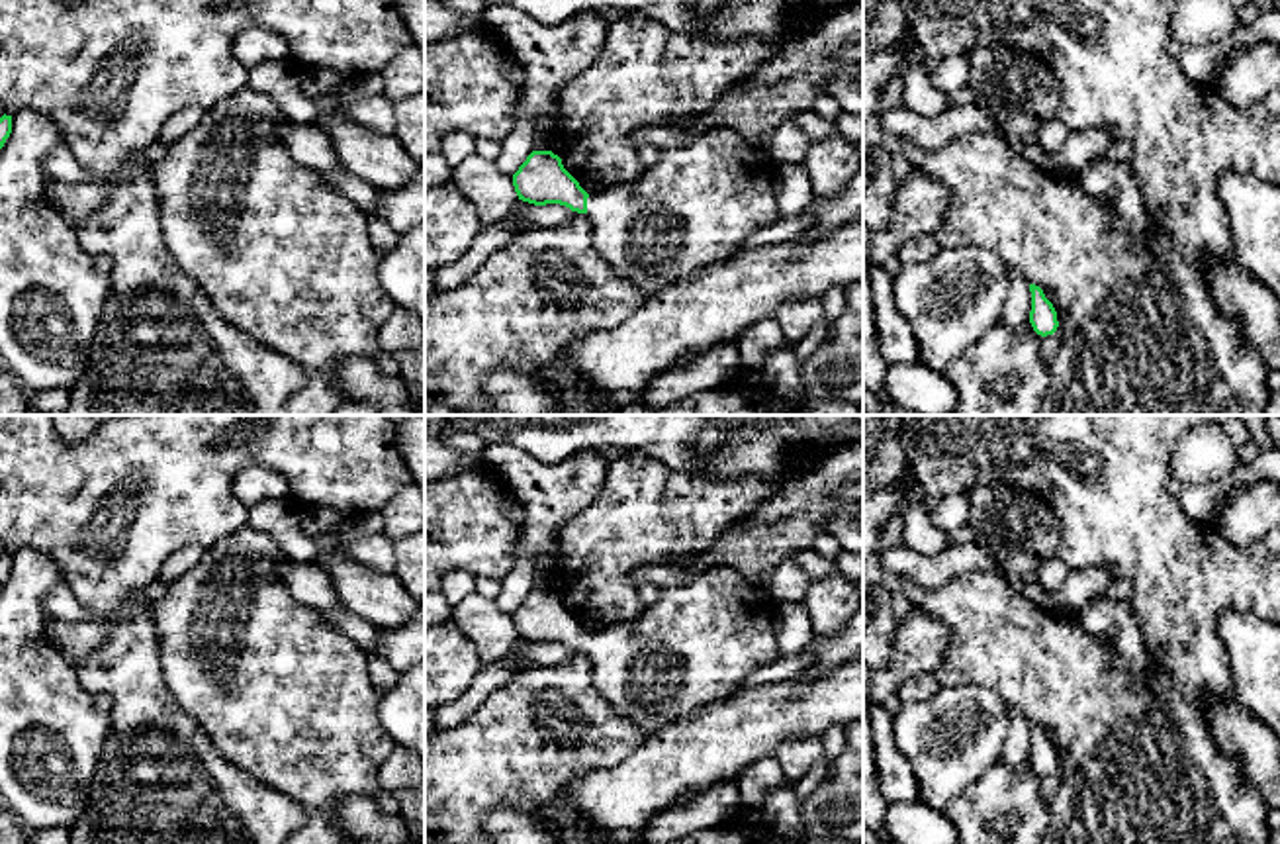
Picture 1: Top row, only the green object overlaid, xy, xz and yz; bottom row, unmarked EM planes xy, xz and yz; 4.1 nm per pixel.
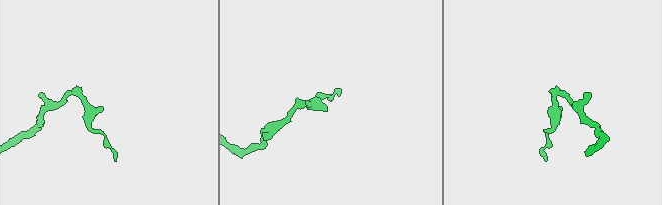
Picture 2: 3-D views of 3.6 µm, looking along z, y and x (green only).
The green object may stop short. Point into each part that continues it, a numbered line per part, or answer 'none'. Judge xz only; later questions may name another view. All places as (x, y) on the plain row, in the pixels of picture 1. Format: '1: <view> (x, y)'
1: xz (697, 643)

